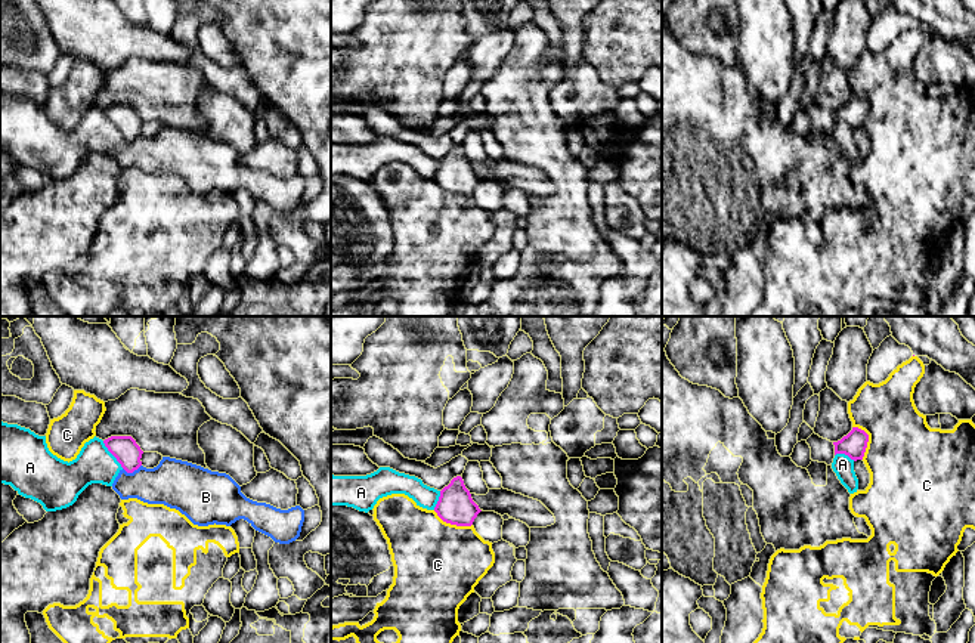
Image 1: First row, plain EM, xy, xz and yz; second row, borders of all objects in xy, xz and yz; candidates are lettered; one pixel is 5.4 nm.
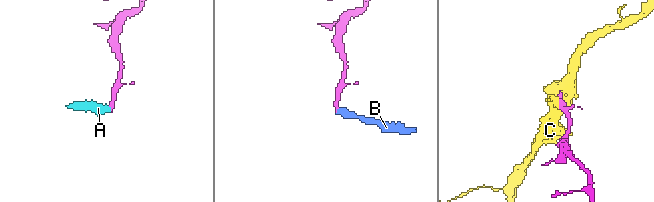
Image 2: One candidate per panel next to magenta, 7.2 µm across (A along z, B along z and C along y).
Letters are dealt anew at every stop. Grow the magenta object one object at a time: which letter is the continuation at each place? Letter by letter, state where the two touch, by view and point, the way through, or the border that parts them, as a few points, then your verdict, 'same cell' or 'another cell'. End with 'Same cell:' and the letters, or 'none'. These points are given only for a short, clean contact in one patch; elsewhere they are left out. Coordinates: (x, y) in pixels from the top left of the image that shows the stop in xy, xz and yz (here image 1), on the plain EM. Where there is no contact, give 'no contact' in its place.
A: meets magenta in xy at (111, 121); border along xy (102, 110), (123, 136); another cell
B: meets magenta in xy at (132, 141); border along xy (141, 133), (132, 141), (123, 138); another cell
C: meets magenta in xz at (452, 192); another cell
Same cell: none

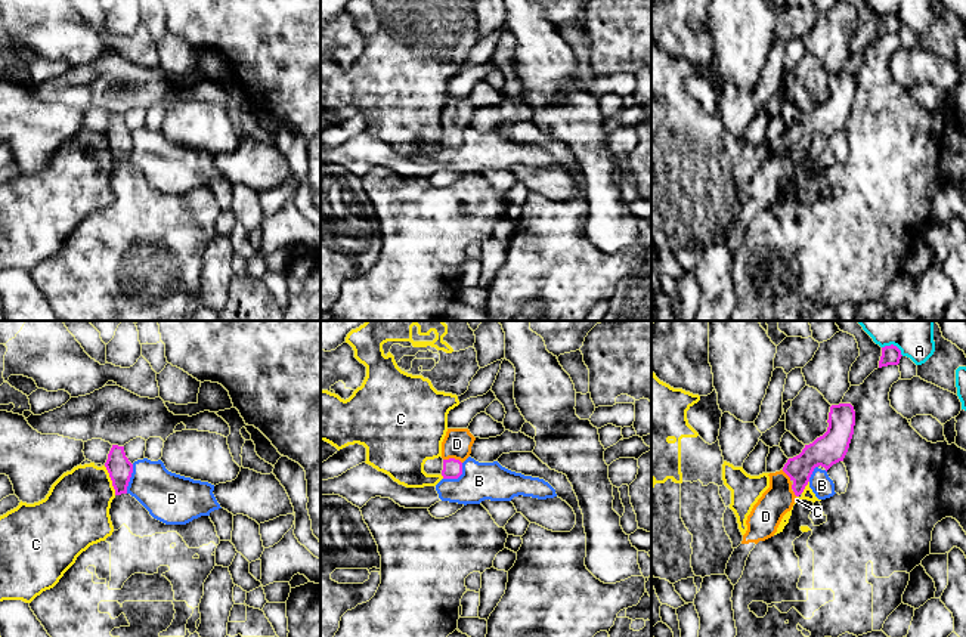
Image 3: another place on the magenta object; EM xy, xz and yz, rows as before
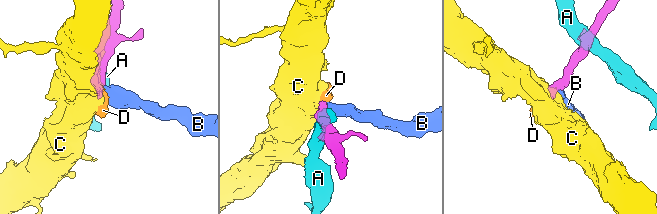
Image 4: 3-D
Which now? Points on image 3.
A: meets magenta in yz at (894, 15); border along yz (882, 15), (892, 14), (903, 24); another cell
B: meets magenta in xz at (457, 147); border along xz (463, 132), (463, 141), (457, 147), (443, 148); another cell
C: meets magenta in xy at (111, 148); border along xy (104, 135), (115, 163); another cell
D: meets magenta in xz at (452, 127); runs through xz (452, 138), (452, 127), (457, 113); same cell
Same cell: D

